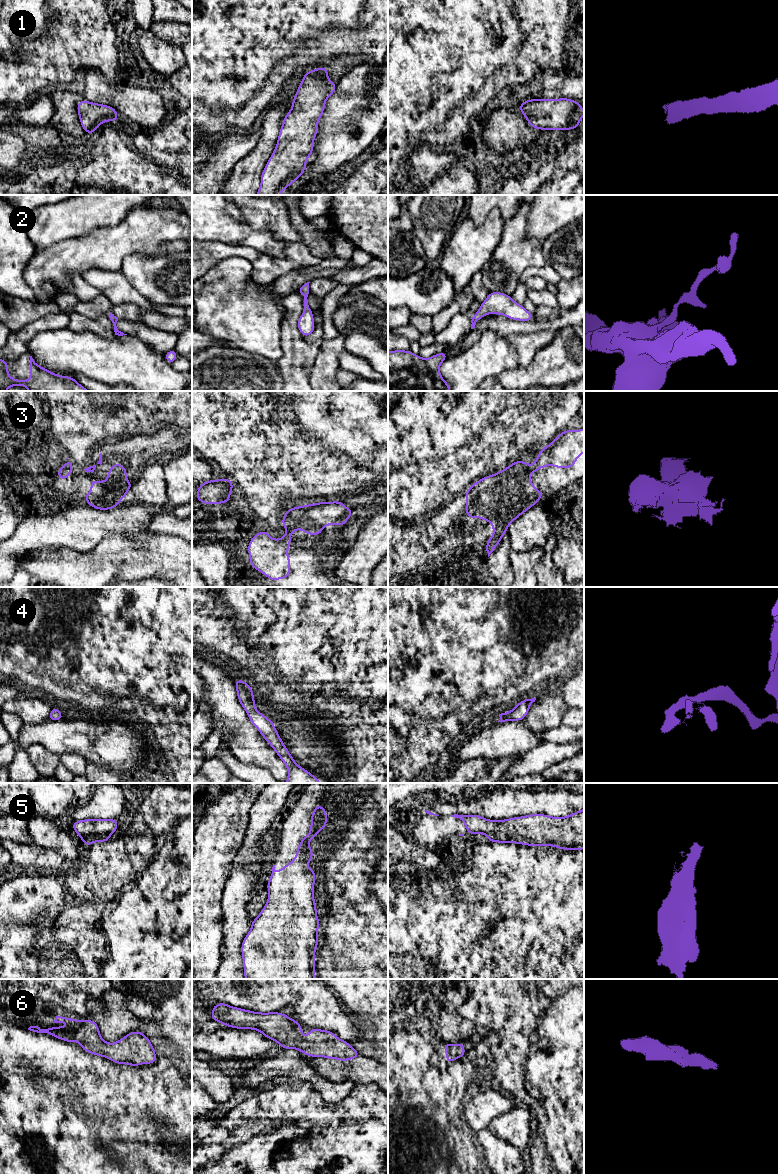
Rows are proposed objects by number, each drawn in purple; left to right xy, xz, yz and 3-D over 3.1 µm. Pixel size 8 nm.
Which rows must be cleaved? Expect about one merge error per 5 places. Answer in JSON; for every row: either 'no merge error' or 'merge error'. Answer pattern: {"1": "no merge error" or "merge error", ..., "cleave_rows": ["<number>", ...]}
{"1": "no merge error", "2": "no merge error", "3": "no merge error", "4": "no merge error", "5": "no merge error", "6": "no merge error", "cleave_rows": []}

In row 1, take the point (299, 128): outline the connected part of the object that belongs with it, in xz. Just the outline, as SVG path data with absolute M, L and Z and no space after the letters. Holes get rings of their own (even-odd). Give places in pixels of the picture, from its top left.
M327 66L307 71L302 77L292 108L284 117L277 145L261 174L261 185L256 195L280 195L306 170L306 160L313 153L314 139L318 131L318 120L323 115L326 100L334 94L336 83L328 80Z

